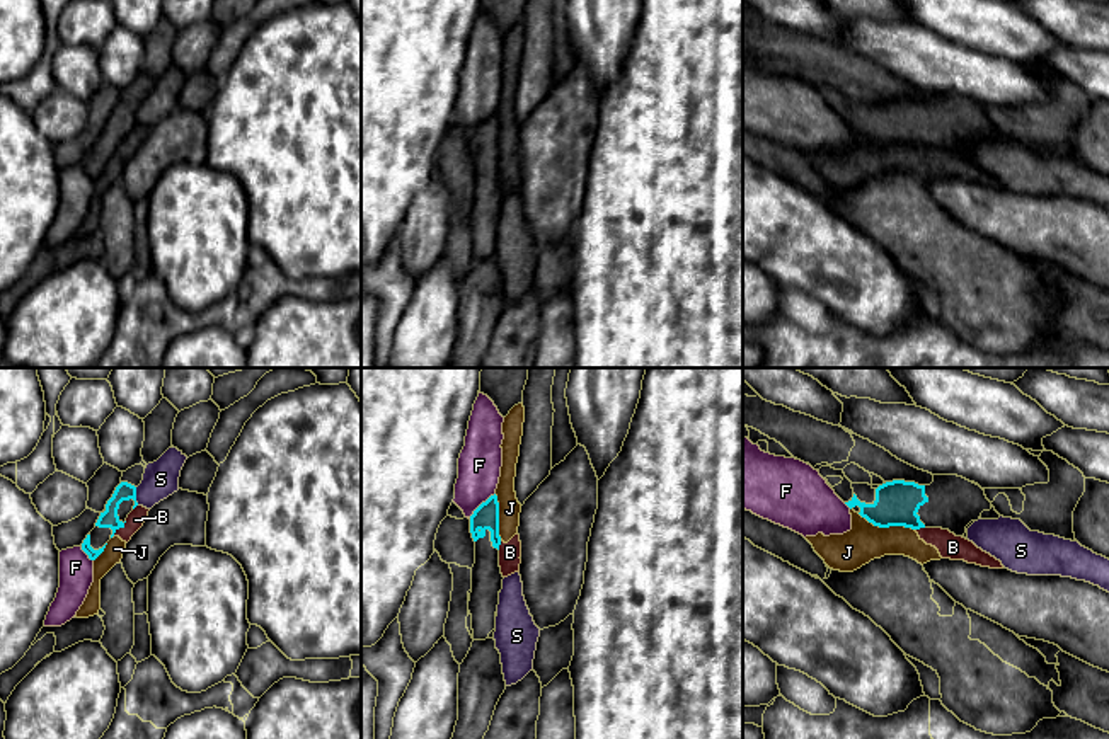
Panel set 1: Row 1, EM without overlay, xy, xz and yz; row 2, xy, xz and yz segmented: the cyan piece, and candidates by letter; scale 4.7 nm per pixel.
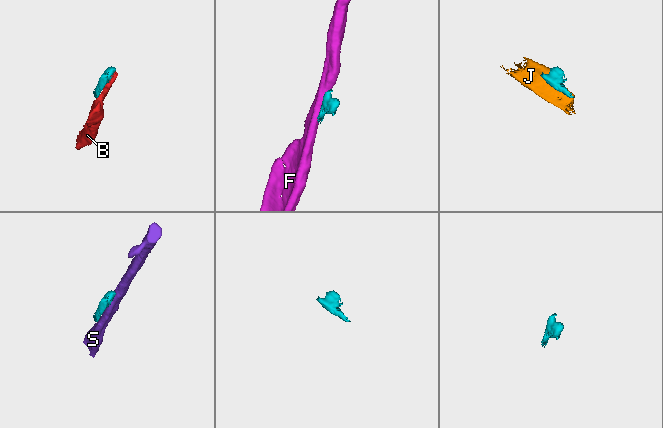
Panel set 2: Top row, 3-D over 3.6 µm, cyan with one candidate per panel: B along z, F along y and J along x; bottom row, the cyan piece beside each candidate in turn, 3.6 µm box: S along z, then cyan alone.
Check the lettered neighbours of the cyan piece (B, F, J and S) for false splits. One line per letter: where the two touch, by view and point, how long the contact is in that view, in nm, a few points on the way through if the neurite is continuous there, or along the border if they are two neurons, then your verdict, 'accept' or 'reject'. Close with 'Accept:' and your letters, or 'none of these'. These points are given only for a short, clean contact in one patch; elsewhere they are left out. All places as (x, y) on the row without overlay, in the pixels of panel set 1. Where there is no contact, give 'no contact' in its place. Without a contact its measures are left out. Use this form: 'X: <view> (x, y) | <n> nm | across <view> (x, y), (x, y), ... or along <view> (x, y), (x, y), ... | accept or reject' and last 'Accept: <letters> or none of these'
B: xy (118, 147) | 110 nm | along xy (126, 140), (111, 155) | reject
F: xz (481, 123) | 180 nm | reject
J: yz (886, 145) | 280 nm | reject
S: xy (135, 114) | 90 nm | along xy (135, 106), (135, 120), (138, 123) | reject
Accept: none of these

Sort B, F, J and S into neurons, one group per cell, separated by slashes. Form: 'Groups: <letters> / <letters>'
Groups: B J / F / S

